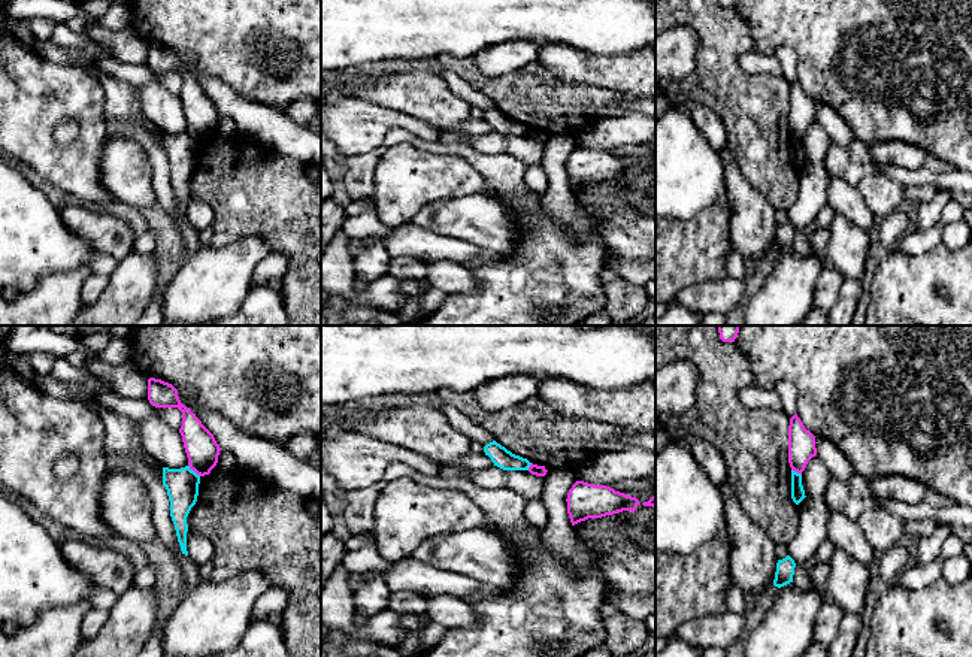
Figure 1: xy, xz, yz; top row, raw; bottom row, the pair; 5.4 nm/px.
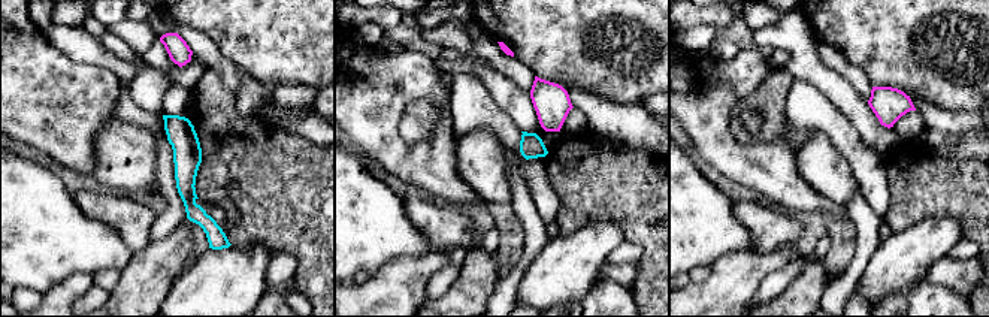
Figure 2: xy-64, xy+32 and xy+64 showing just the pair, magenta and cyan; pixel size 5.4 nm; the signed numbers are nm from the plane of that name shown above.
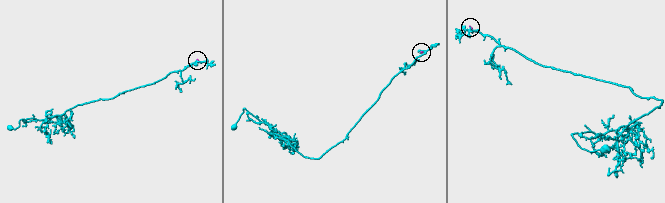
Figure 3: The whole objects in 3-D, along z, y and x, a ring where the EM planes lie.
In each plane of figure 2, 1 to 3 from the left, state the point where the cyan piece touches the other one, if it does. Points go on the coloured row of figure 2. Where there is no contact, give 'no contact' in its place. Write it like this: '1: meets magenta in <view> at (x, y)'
1: no contact
2: no contact
3: no contact

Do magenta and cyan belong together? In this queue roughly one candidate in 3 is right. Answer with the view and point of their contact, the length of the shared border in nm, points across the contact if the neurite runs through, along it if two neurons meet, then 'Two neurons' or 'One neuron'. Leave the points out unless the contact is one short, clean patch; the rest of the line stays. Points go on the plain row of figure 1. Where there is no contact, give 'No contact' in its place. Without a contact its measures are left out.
Touches magenta at xy (194, 136). Shared border 90 nm. Boundary: xy (188, 130), (200, 141). Two neurons

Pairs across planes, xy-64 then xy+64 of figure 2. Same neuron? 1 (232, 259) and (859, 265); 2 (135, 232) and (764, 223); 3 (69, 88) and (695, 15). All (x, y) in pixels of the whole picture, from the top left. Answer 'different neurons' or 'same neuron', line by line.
1: different neurons
2: same neuron
3: different neurons

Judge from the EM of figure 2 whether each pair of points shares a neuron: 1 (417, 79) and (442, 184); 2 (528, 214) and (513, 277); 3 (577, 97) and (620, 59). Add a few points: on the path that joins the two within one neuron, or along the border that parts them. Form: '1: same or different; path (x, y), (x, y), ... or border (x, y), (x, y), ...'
1: same; path (390, 108), (390, 139), (414, 163)
2: same; path (531, 229), (531, 251), (525, 262)
3: different; border (557, 82), (572, 81), (617, 103)

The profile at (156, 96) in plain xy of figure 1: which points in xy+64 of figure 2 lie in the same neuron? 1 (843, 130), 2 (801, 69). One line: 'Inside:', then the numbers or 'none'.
Inside: 2

